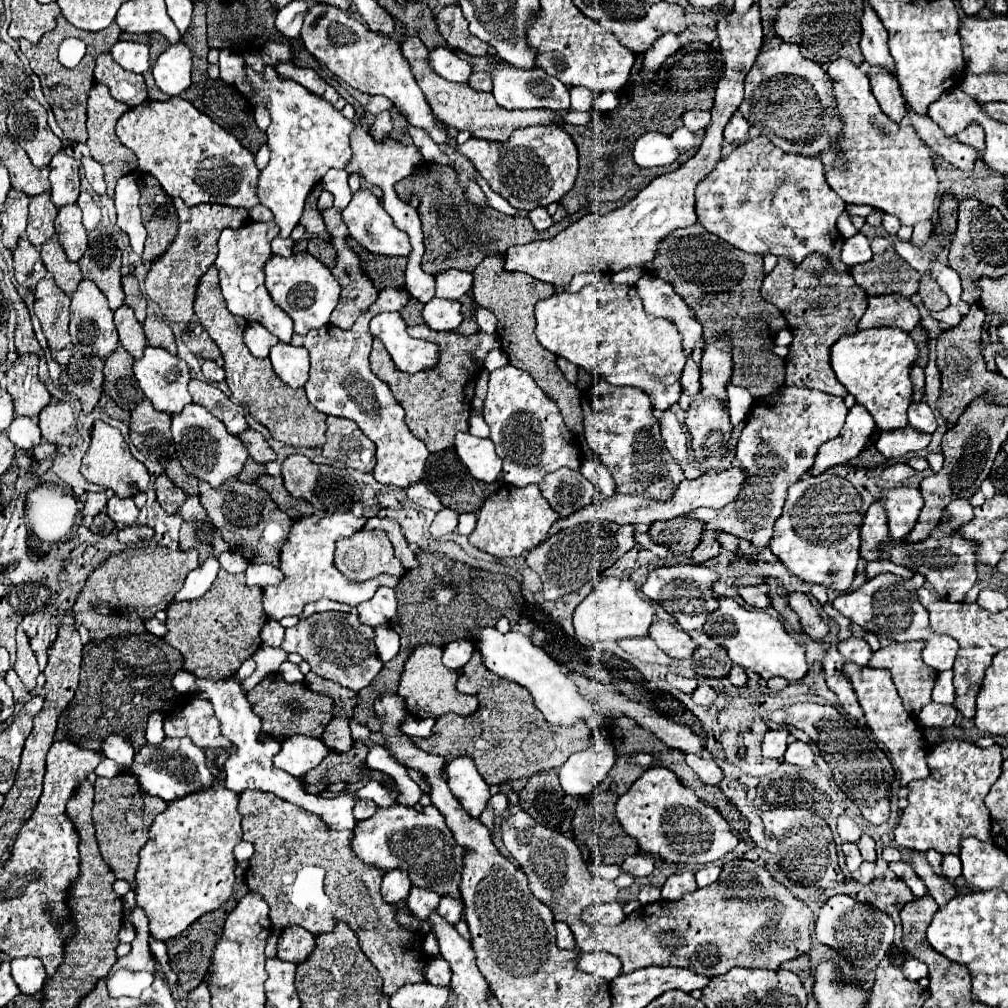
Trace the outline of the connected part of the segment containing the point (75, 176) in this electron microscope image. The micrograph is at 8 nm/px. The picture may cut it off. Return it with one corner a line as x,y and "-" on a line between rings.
57,152
49,164
51,174
51,202
61,208
77,202
79,196
79,164
65,152

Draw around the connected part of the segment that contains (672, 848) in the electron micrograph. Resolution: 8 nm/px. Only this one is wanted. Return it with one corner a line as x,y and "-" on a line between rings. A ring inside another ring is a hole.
649,768
617,802
617,820
623,830
637,838
639,848
659,854
665,862
707,864
731,852
739,838
729,822
709,804
701,802
697,794
685,788
677,776
667,768
-
683,810
685,814
679,814

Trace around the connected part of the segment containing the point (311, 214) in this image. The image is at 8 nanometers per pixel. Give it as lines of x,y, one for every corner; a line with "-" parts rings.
309,192
307,200
305,200
305,210
303,210
303,216
299,218
299,224
305,226
305,230
309,234
321,234
325,232
325,222
323,222
323,216
321,212
317,210
317,200
313,198
313,194

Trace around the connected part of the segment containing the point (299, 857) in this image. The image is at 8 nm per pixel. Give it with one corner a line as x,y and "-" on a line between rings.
245,790
239,796
239,814
243,818
243,840
255,846
255,854
249,860
251,866
245,878
249,890
259,892
267,900
271,908
269,918
275,930
285,930
287,926
301,926
311,934
321,934
331,932
337,920
345,920
349,922
351,930
359,936
359,944
365,956
379,970
383,978
383,994
391,996
405,984
427,982
419,970
419,966
425,964
427,956
423,952
425,934
411,930
407,932
401,930
401,926
397,926
397,906
387,906
387,902
379,894
383,872
375,866
365,866
365,862
361,862
357,854
353,854
353,830
331,830
317,814
309,814
301,806
293,806
291,802
285,802
275,794
257,790

